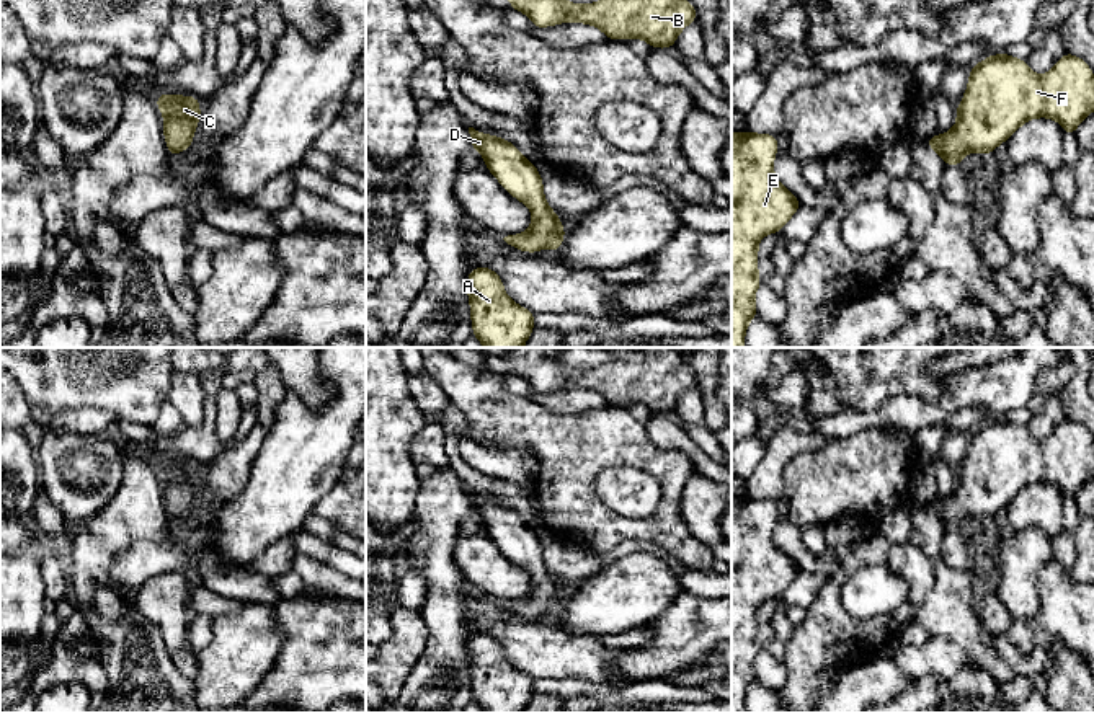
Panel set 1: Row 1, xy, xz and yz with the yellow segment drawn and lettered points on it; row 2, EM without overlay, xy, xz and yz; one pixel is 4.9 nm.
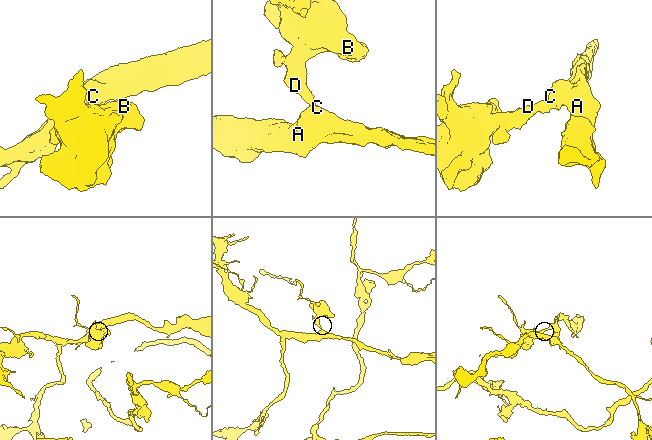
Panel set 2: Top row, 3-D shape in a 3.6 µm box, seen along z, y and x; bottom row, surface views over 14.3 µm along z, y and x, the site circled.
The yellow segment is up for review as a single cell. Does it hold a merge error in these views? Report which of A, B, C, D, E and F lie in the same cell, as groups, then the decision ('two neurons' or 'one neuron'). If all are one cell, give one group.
groups A B C D E F; one neuron

